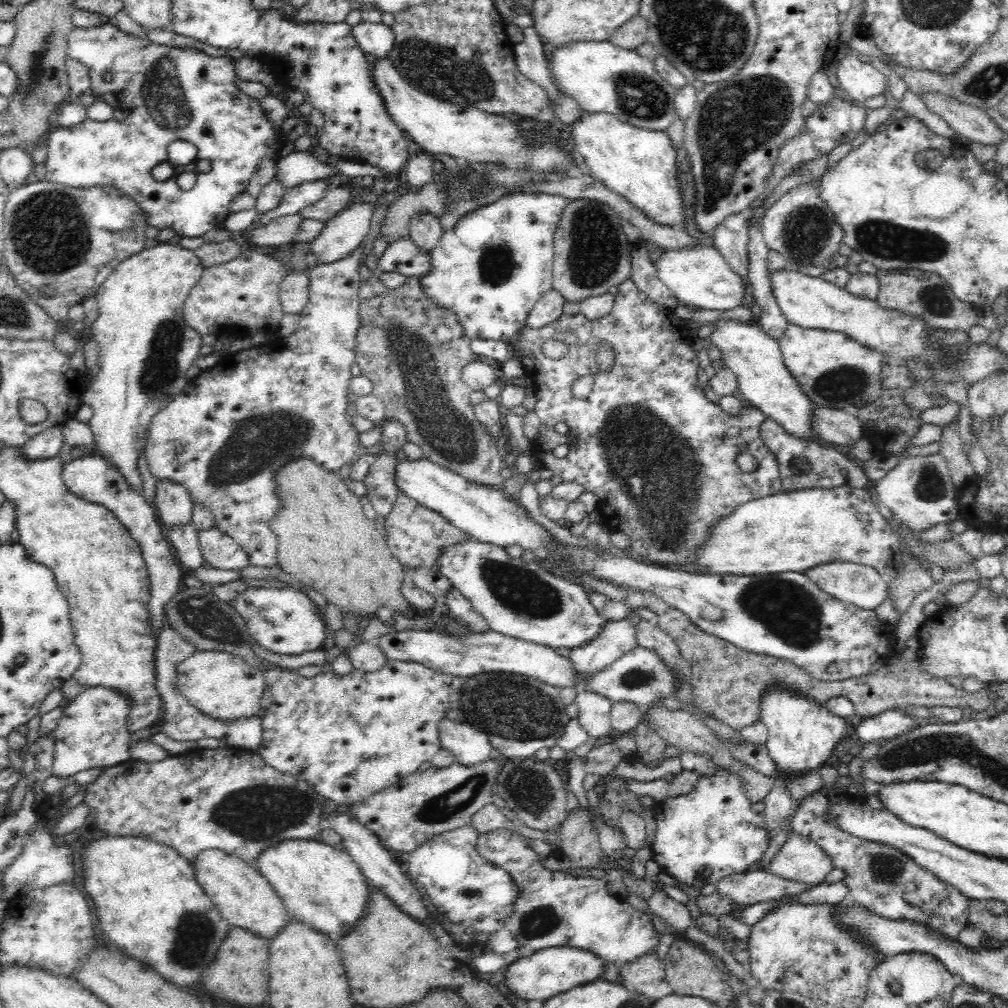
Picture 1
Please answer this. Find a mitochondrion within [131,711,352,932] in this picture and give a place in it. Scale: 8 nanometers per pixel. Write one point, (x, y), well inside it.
(258, 812)

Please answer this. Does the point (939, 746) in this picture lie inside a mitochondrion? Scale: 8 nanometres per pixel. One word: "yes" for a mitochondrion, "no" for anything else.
yes

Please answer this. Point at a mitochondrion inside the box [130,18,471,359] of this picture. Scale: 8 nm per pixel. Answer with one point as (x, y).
(162, 90)

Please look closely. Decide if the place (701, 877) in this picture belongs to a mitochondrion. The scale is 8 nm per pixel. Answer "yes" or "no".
no

